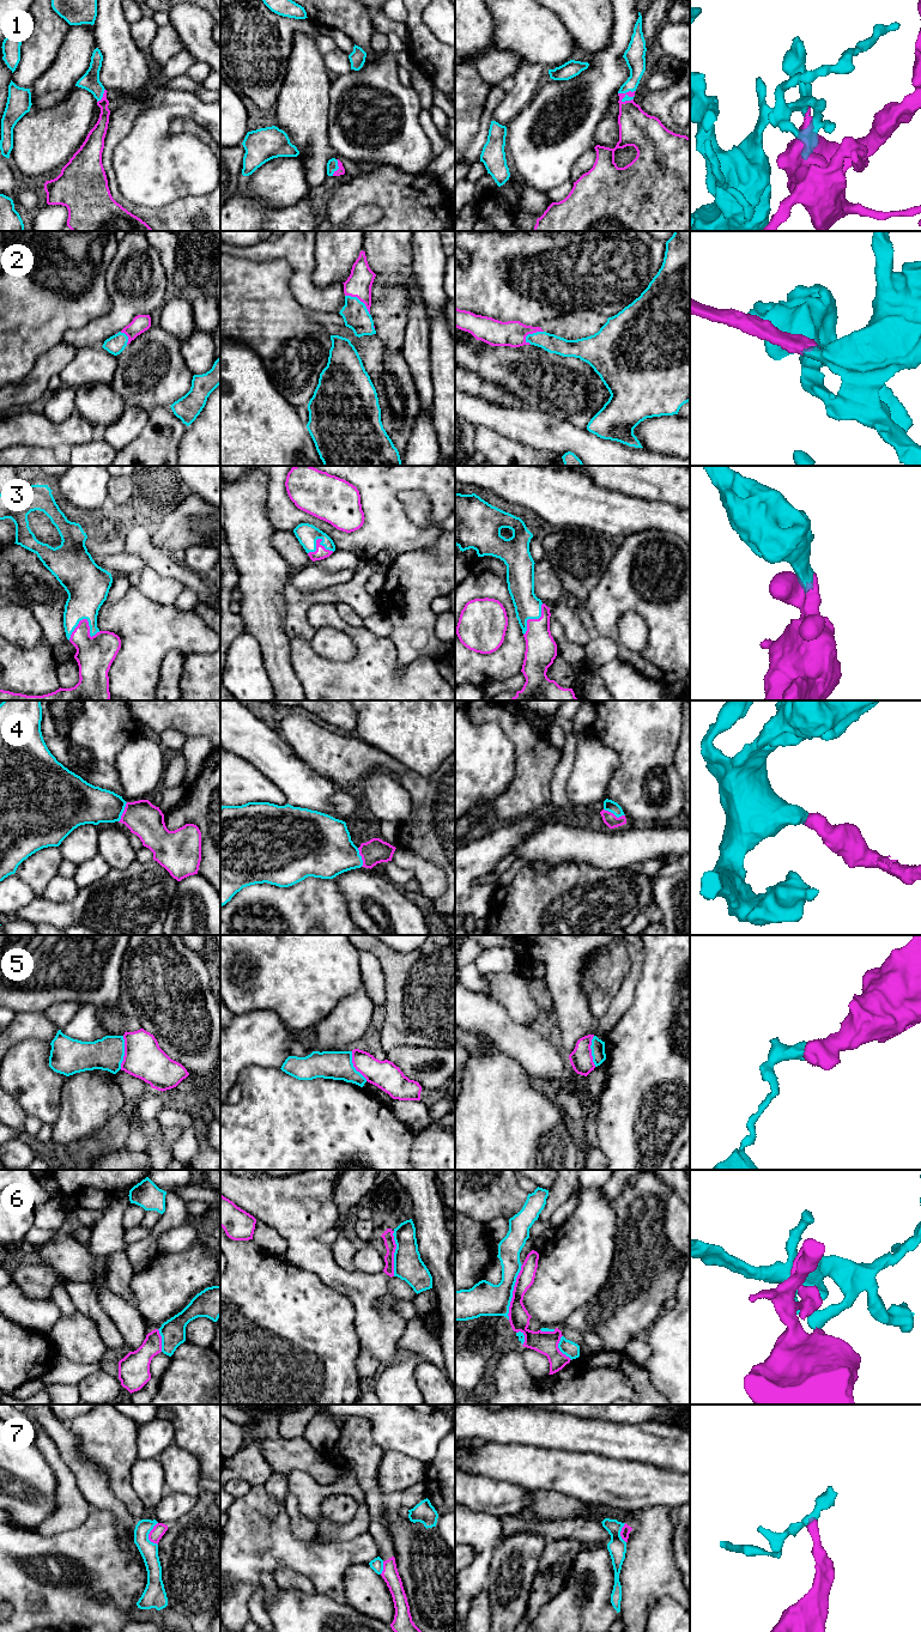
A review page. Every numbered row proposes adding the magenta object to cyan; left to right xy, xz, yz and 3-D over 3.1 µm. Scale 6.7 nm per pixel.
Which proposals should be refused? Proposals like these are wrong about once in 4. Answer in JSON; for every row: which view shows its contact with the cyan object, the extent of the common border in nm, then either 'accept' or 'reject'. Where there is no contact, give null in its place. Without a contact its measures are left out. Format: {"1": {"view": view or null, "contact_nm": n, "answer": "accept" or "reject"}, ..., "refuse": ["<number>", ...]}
{"1": {"view": "xz", "contact_nm": 120, "answer": "accept"}, "2": {"view": "xz", "contact_nm": 220, "answer": "accept"}, "3": {"view": "xy", "contact_nm": 220, "answer": "accept"}, "4": {"view": "yz", "contact_nm": 150, "answer": "accept"}, "5": {"view": "xy", "contact_nm": 220, "answer": "reject"}, "6": {"view": "yz", "contact_nm": 380, "answer": "reject"}, "7": {"view": "xy", "contact_nm": 160, "answer": "reject"}, "refuse": ["5", "6", "7"]}

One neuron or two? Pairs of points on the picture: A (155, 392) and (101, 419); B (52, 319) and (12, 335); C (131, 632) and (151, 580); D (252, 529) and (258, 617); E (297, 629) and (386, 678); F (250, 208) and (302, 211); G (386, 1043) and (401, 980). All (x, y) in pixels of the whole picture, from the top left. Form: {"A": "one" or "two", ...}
{"A": "two", "B": "one", "C": "two", "D": "one", "E": "two", "F": "one", "G": "one"}

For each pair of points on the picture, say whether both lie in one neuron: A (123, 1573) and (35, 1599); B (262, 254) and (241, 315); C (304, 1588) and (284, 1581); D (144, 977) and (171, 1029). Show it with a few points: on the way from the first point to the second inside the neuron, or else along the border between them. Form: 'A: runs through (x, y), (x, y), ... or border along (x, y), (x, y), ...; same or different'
A: runs through (102, 1576), (78, 1576), (66, 1582), (56, 1582); same
B: border along (232, 256), (250, 260), (284, 259), (288, 264); different
C: runs through (300, 1583), (289, 1581); same
D: runs through (157, 990), (171, 1005), (171, 1015); same

